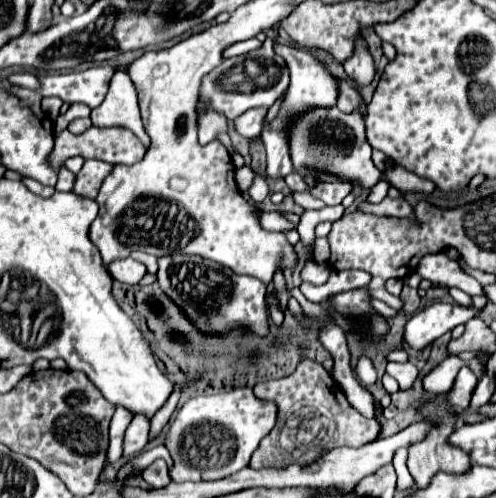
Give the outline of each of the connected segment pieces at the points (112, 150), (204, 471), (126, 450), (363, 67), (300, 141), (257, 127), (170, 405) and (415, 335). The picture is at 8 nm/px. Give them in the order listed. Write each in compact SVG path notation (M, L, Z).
M92 126L90 130L86 130L84 134L78 134L78 136L64 130L56 136L56 146L54 146L54 152L50 156L50 164L58 170L68 158L78 156L78 154L82 158L98 158L98 160L104 160L104 162L116 166L116 164L136 164L136 162L140 162L146 154L146 148L140 144L138 136L132 130L126 130L126 128L96 128L96 126Z
M236 388L224 394L214 396L196 396L188 400L176 414L170 430L166 434L164 446L168 448L174 466L170 468L170 478L174 482L184 480L220 480L224 476L232 476L234 472L248 466L252 452L258 448L260 440L274 428L278 408L270 400L258 400L250 388Z
M146 414L134 416L134 422L128 426L123 442L123 456L142 450L148 444L148 432L150 432L150 418Z
M364 36L356 38L354 44L354 54L350 56L350 76L356 84L370 84L372 78L376 74L376 66L374 66L374 58L370 54L368 42L364 40Z
M322 108L320 112L308 112L304 120L298 120L292 126L292 162L296 170L316 168L322 172L332 172L334 176L358 182L370 190L380 180L380 170L374 166L370 154L372 148L366 140L360 112L344 114L338 108Z
M252 108L248 112L244 112L240 118L236 118L236 130L246 136L246 138L256 138L260 136L260 130L262 130L262 122L264 122L264 116L266 116L268 108Z
M174 384L174 390L172 390L170 398L168 398L166 404L154 414L154 418L152 418L152 432L150 432L150 438L154 438L154 436L162 430L162 426L168 422L170 414L174 412L174 408L176 408L176 404L178 404L180 394L182 394L182 386L184 386L184 384Z
M434 302L414 314L404 328L404 340L416 348L422 350L428 344L432 344L442 334L454 330L460 324L466 324L468 320L476 318L480 314L480 308L476 306L458 306L448 302Z

